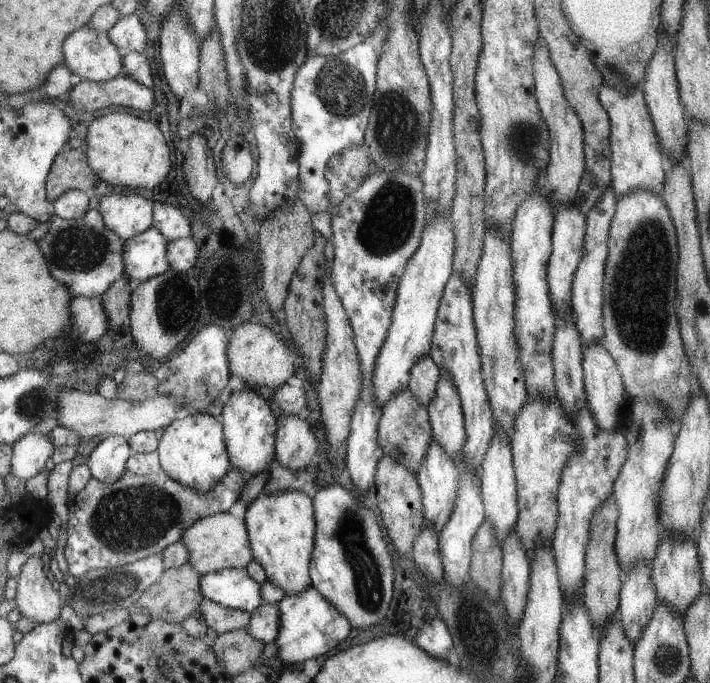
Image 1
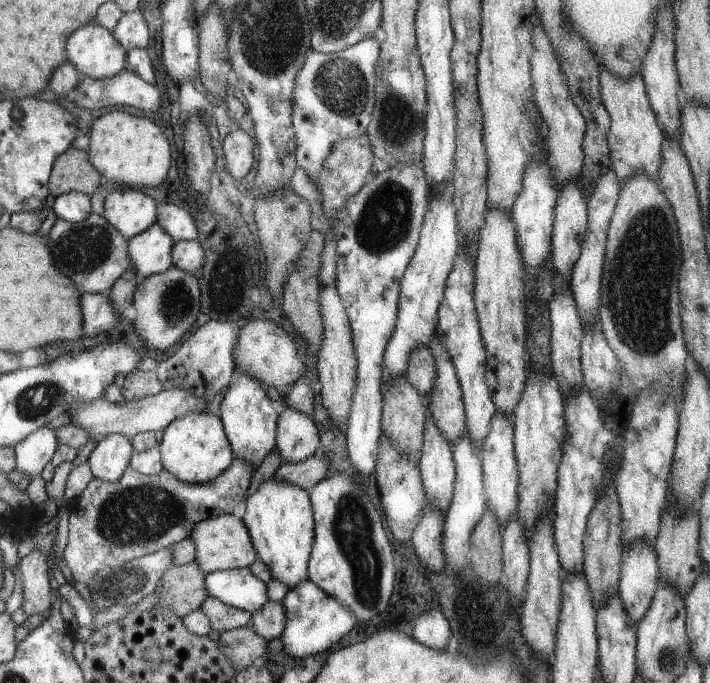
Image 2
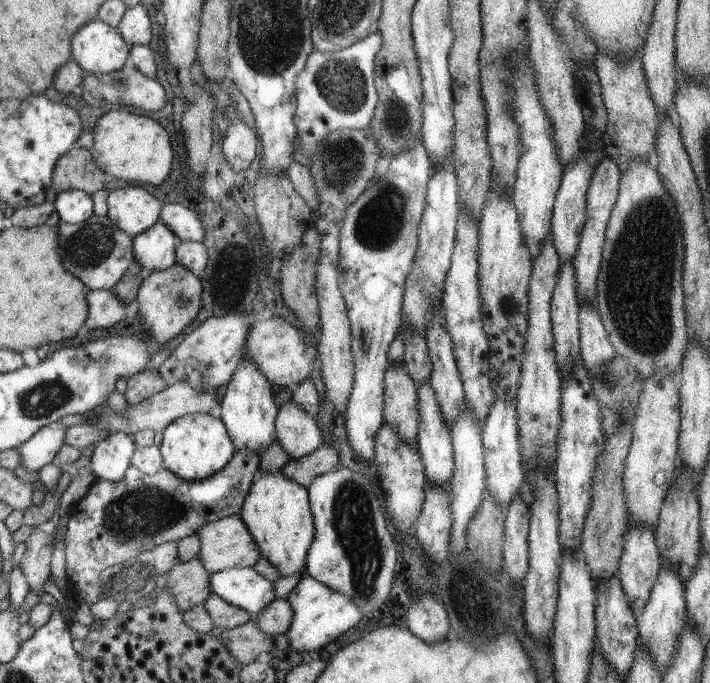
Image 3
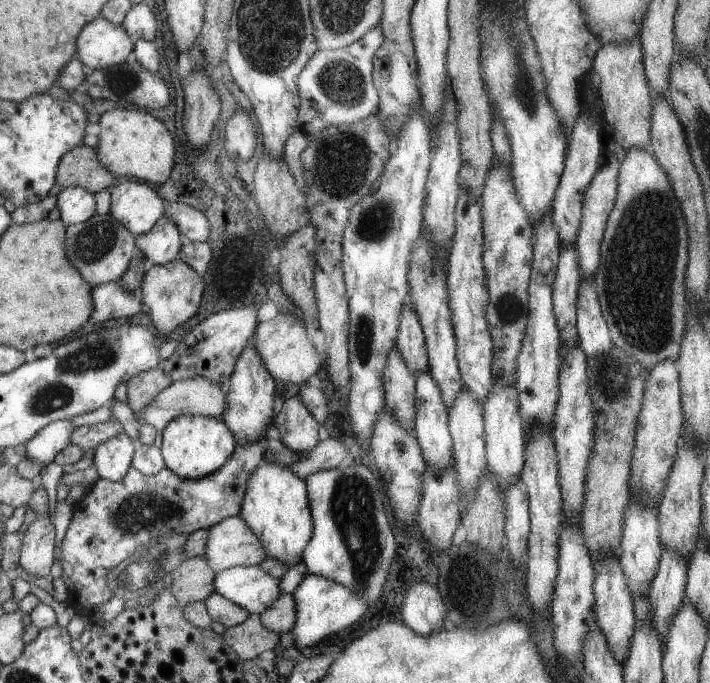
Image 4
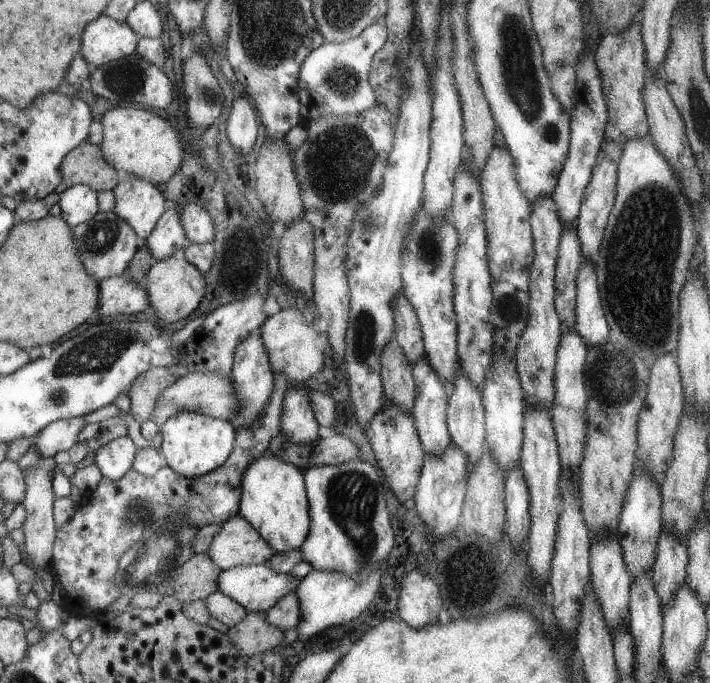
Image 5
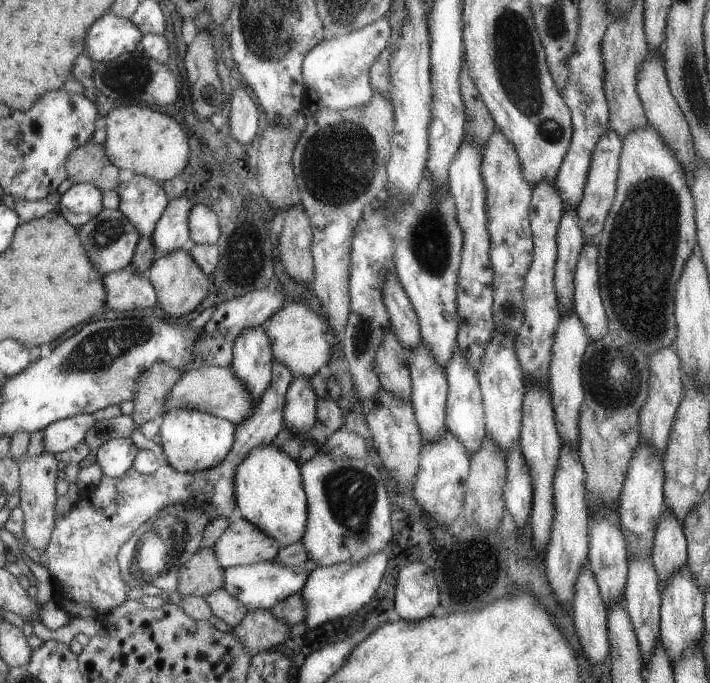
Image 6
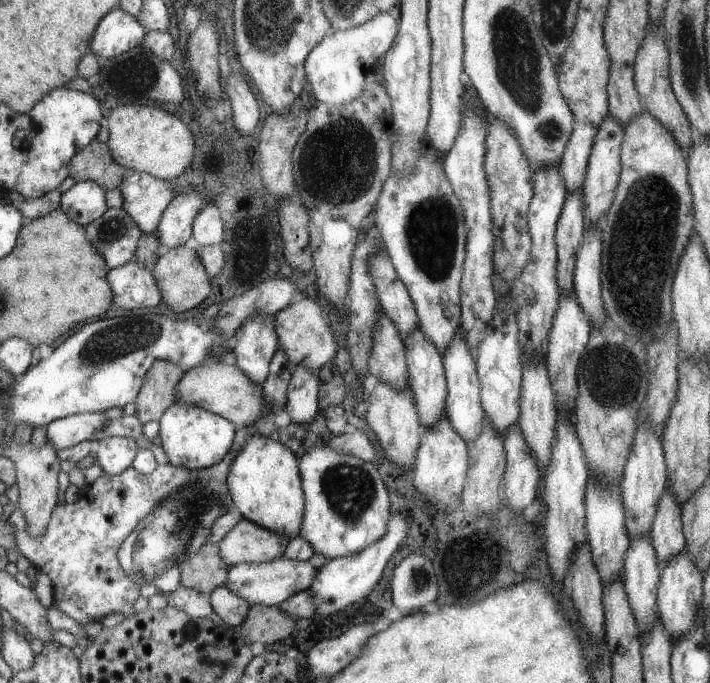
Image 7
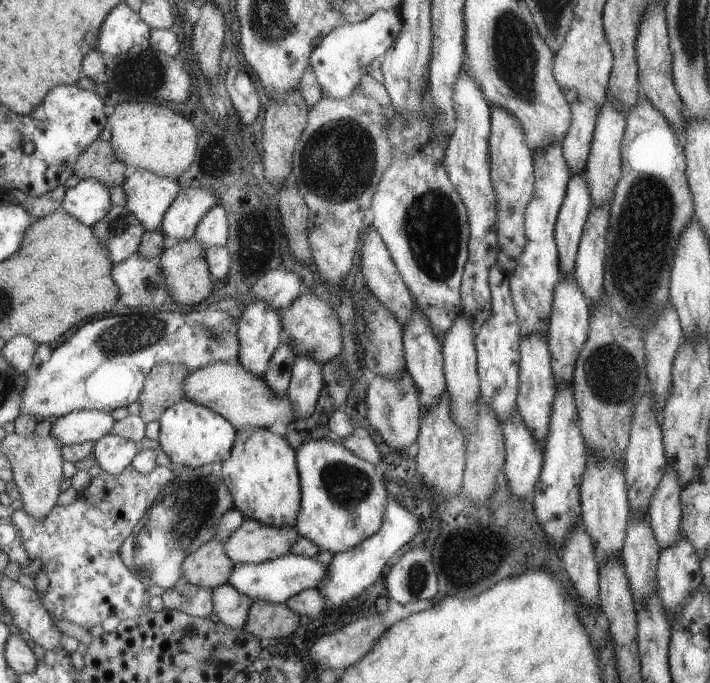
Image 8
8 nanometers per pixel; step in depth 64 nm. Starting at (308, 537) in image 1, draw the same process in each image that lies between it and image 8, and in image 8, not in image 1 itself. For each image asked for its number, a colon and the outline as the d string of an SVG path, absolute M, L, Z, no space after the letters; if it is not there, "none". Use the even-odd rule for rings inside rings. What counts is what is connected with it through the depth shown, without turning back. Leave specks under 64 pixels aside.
2: M271 478L263 482L253 496L249 494L245 502L247 502L247 510L241 520L251 534L259 560L267 564L273 580L283 582L289 590L309 580L307 568L309 568L311 548L315 544L315 536L313 536L315 518L311 508L311 496L307 496L307 492L299 486L277 482Z
3: M281 472L261 474L257 482L253 482L245 504L241 508L243 524L247 524L251 536L261 548L261 556L271 562L281 578L289 576L305 576L307 566L307 550L315 540L313 534L313 512L309 502L309 492L295 480L285 478Z
4: M263 460L247 480L247 494L239 516L261 540L269 558L277 558L281 564L287 564L287 570L303 560L303 548L307 548L313 536L313 516L311 502L307 498L307 484L303 478L297 478L293 470Z
5: M263 454L255 458L251 464L247 464L247 472L243 472L243 488L241 488L241 504L239 504L239 516L247 520L255 530L259 530L259 536L267 540L267 544L277 552L295 552L295 548L303 548L307 542L307 536L311 532L311 514L309 514L309 502L307 502L307 488L303 482L303 470L295 468L293 464L285 462L283 458L275 454Z
6: M261 444L251 448L251 452L243 458L243 464L239 464L235 472L235 508L237 516L243 516L247 522L263 530L267 536L283 546L303 540L303 536L307 534L307 494L303 490L303 474L299 464L273 444Z
7: M251 436L247 444L239 450L239 456L231 464L231 472L227 476L229 502L241 518L255 522L271 532L283 534L287 538L297 538L303 528L303 512L305 512L305 494L299 474L299 462L287 446L279 440Z
8: M239 428L235 446L231 448L231 456L221 462L221 478L231 494L233 508L239 510L247 520L255 520L273 528L295 528L301 508L301 482L297 452L291 448L291 442L287 442L285 436L273 434L267 428Z

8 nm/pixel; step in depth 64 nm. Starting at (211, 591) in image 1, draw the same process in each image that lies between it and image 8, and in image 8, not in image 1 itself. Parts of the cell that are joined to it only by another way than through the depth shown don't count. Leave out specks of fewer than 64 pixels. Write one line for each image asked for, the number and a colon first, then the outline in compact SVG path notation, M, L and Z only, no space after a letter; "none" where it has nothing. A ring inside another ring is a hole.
2: M251 568L205 574L205 588L209 598L217 598L223 604L249 614L255 614L255 610L269 600L265 582L261 582Z
3: M229 568L209 578L211 594L225 602L243 608L251 616L257 616L269 602L275 600L273 582L261 578L255 568Z
4: M241 566L219 572L215 574L213 586L215 594L225 596L249 614L261 614L281 596L279 580L259 566Z
5: M251 564L221 572L219 590L247 612L267 612L271 606L277 606L279 598L295 592L299 582L289 574L269 570L265 564Z
6: M275 560L249 566L233 566L225 570L223 590L227 590L227 594L245 604L247 610L271 610L277 602L287 600L291 594L299 594L307 576L309 576L307 570L299 570L299 566L285 566L281 562L277 564Z
7: M277 558L271 562L263 562L263 564L237 564L231 566L227 572L227 588L237 594L239 598L247 600L249 606L255 604L263 604L263 606L279 606L283 600L287 600L289 596L309 590L309 584L315 576L317 568L311 566L309 562L297 562L291 558Z
8: M285 554L275 560L267 560L263 564L235 564L227 584L235 586L243 596L249 596L253 602L261 600L269 604L285 604L295 594L303 590L313 590L325 574L327 574L327 566L317 562L315 558Z

